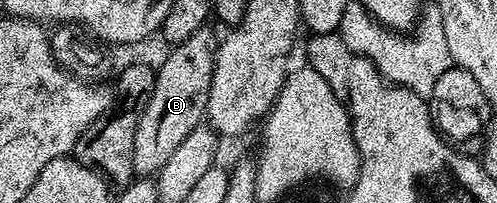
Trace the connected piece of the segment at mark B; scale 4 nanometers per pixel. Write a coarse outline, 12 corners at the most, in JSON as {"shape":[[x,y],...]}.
{"shape":[[196,29],[157,64],[135,176],[157,176],[206,119],[220,42]]}

